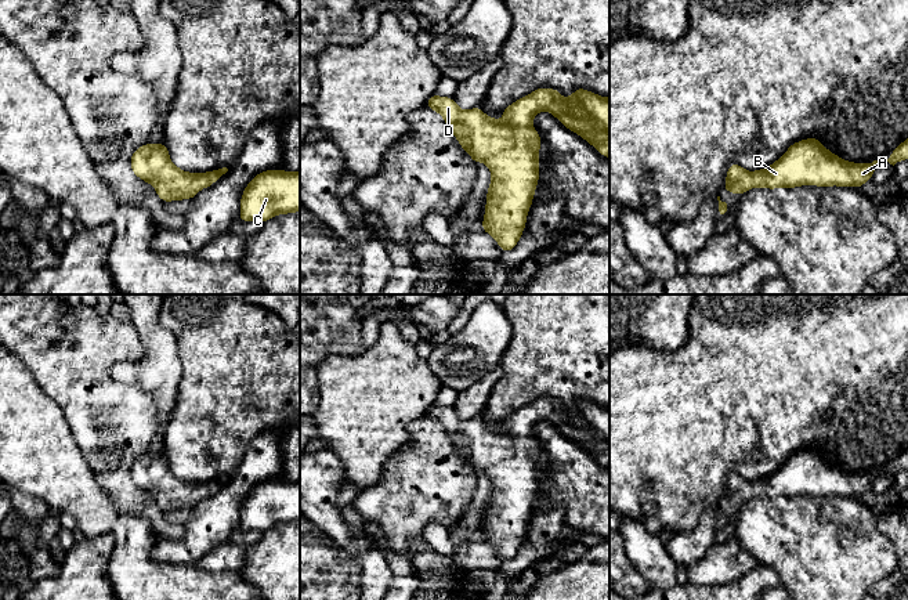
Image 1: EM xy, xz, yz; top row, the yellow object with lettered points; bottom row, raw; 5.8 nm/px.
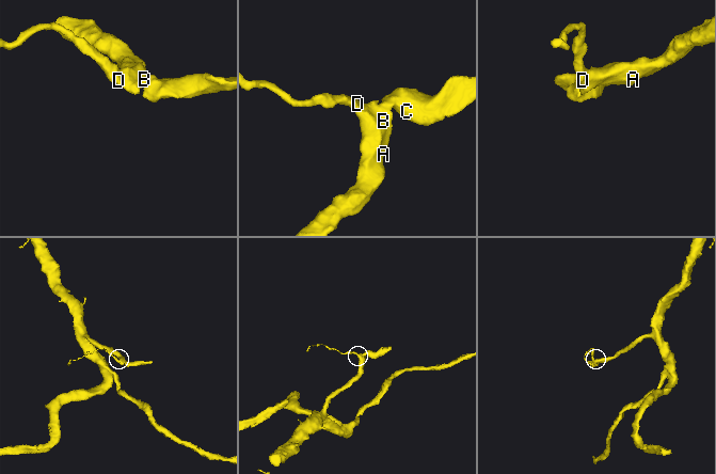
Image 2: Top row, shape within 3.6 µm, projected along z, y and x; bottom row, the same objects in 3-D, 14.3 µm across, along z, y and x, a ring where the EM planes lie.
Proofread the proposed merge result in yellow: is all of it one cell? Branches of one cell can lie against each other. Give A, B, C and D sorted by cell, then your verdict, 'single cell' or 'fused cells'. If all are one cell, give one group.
A B C D | single cell

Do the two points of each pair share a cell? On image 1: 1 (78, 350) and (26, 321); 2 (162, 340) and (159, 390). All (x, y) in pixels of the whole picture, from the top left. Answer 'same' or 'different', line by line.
1: same
2: same

